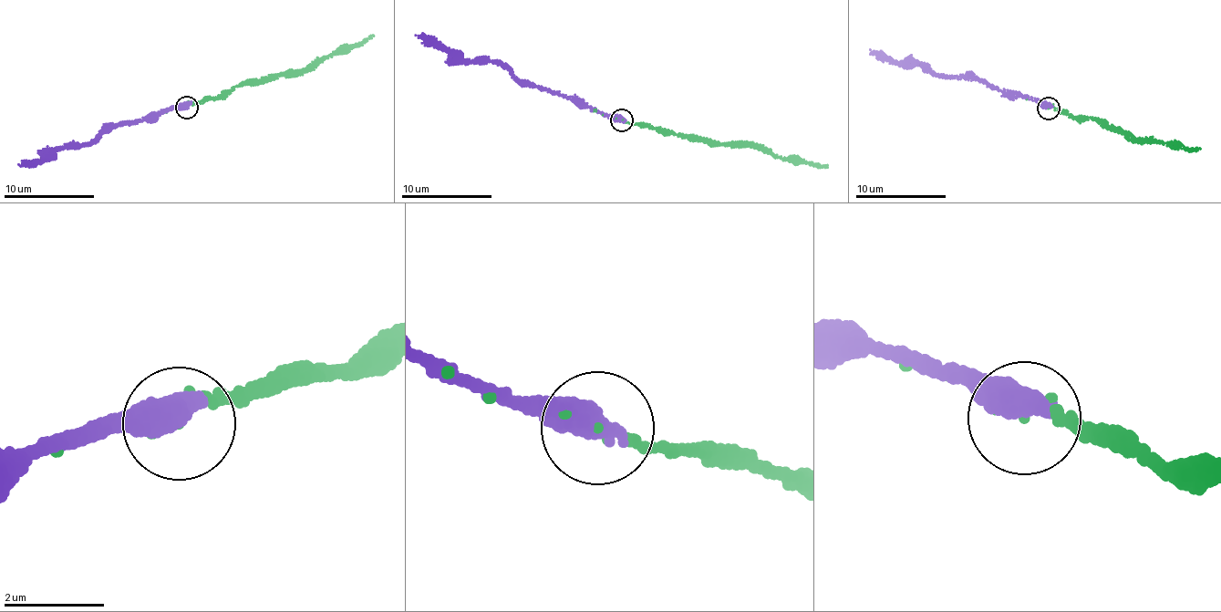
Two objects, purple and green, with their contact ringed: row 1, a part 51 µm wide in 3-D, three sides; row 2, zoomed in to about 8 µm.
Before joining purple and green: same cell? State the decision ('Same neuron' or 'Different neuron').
Same neuron

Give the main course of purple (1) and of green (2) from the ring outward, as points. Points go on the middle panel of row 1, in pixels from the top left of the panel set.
1: (622, 119), (608, 118), (589, 108), (581, 108), (570, 98), (528, 86), (499, 62), (465, 62), (416, 36)
2: (622, 119), (720, 144), (753, 142), (774, 155), (798, 156), (827, 167)

